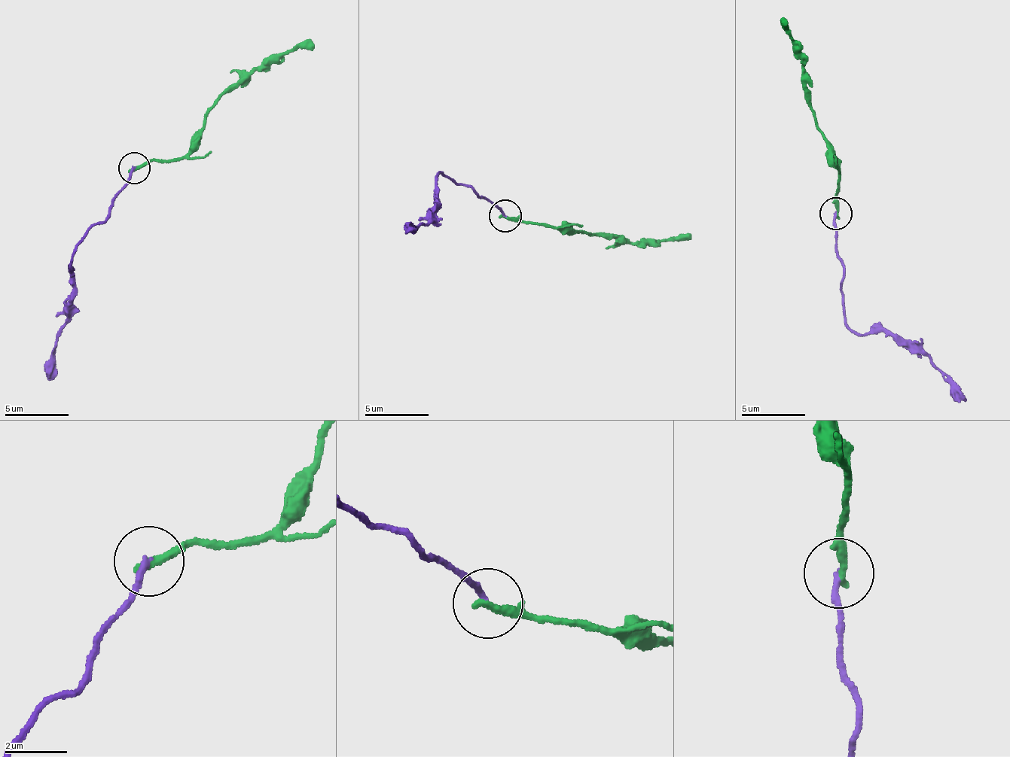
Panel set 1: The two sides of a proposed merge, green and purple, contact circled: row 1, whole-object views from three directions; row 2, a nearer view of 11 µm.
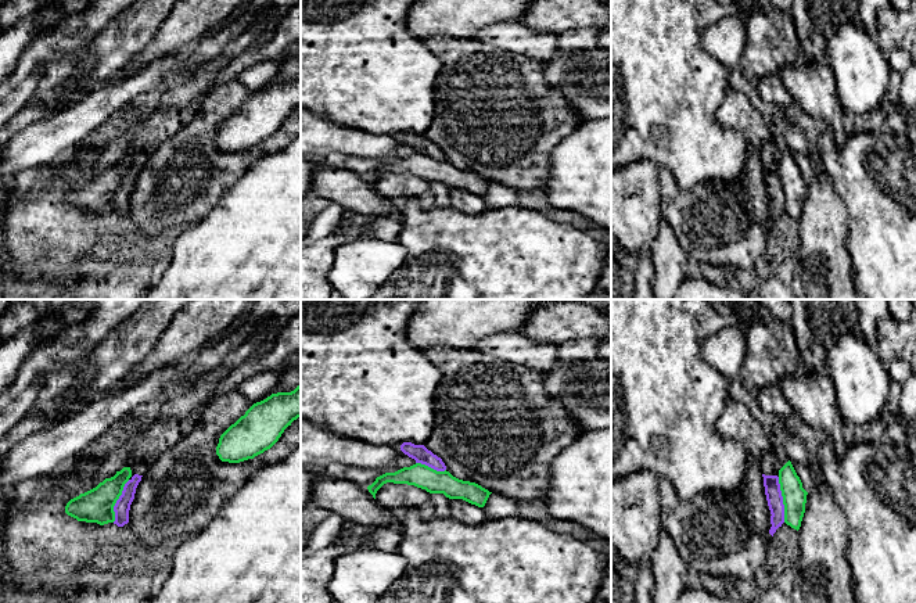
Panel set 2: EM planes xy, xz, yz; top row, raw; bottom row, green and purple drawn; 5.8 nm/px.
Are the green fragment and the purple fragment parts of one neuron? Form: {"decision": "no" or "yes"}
{"decision": "no"}

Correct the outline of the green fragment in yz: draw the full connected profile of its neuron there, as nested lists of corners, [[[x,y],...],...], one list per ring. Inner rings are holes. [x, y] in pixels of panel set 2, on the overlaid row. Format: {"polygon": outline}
{"polygon": [[[789,460],[779,470],[779,484],[784,505],[784,523],[794,530],[800,530],[805,513],[808,492]]]}

